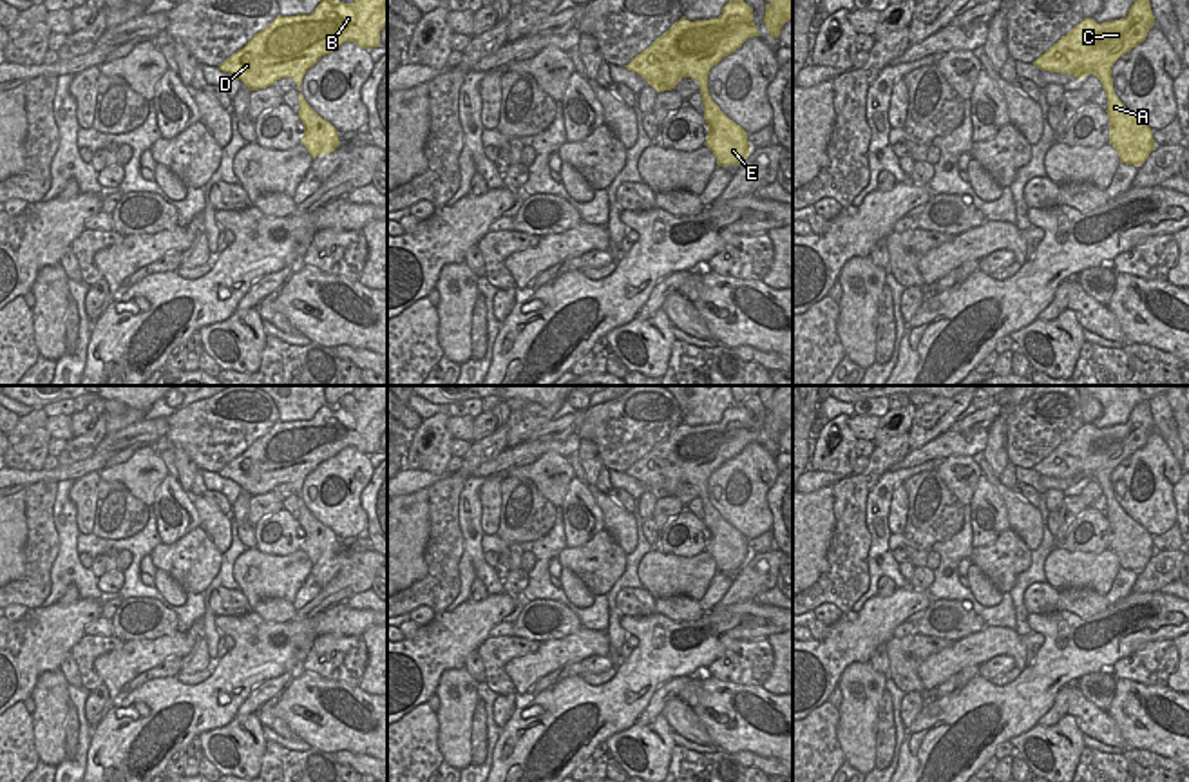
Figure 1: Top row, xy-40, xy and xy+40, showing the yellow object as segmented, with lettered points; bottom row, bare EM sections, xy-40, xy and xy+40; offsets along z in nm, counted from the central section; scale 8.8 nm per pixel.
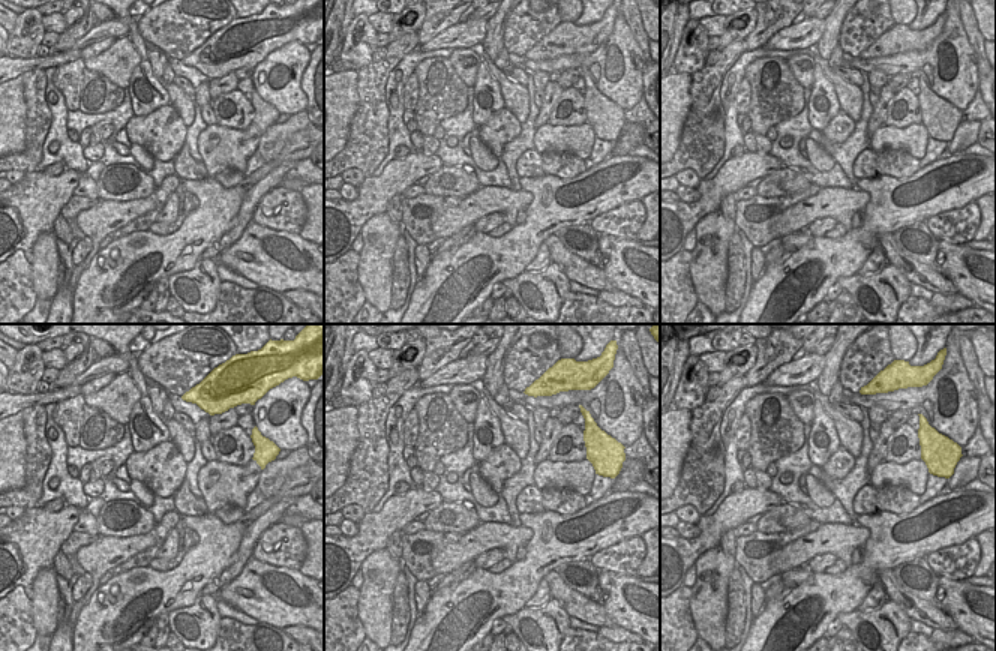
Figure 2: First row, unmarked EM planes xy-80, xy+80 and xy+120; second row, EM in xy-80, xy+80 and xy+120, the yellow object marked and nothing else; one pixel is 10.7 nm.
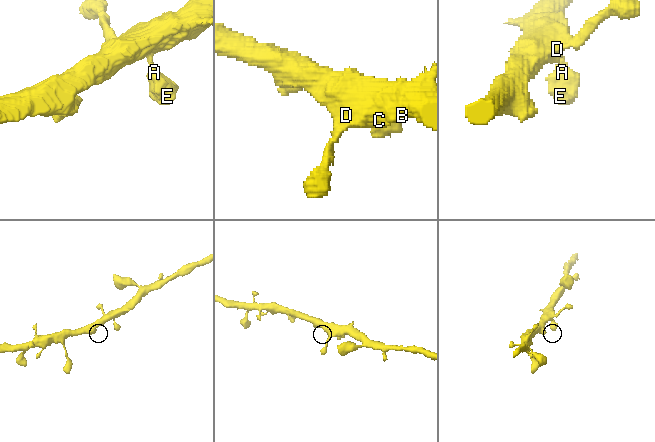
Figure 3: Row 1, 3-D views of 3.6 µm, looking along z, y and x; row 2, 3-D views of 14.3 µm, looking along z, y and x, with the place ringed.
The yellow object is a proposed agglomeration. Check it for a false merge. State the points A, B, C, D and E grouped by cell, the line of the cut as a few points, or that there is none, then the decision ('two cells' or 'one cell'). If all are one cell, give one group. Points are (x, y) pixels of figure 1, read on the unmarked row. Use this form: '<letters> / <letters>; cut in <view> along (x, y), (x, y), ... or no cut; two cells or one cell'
A B C D E; no cut; one cell

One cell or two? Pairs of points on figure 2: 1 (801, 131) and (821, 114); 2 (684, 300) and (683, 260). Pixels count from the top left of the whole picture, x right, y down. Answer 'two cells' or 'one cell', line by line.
1: two cells
2: one cell

